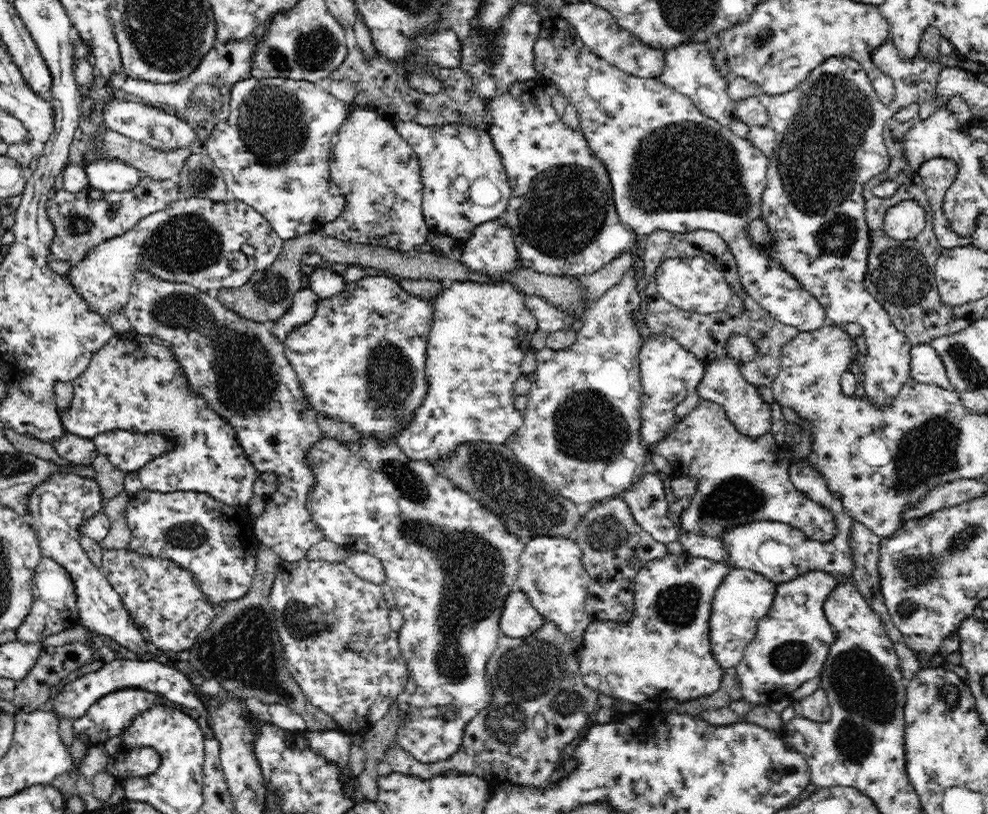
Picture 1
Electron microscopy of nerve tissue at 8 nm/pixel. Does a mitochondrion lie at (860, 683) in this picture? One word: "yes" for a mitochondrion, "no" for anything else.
yes

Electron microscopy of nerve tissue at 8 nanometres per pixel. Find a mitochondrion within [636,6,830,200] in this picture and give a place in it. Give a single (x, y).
(763, 37)

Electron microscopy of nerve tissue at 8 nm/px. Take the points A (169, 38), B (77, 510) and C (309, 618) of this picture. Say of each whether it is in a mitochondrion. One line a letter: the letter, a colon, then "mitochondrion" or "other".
A: mitochondrion
B: other
C: mitochondrion

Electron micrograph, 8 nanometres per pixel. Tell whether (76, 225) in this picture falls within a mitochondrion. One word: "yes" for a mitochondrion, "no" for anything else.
yes

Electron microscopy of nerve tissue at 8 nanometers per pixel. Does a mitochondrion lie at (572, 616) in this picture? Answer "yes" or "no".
no

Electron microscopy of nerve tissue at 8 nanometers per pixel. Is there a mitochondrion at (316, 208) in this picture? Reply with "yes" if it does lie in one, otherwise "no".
no

